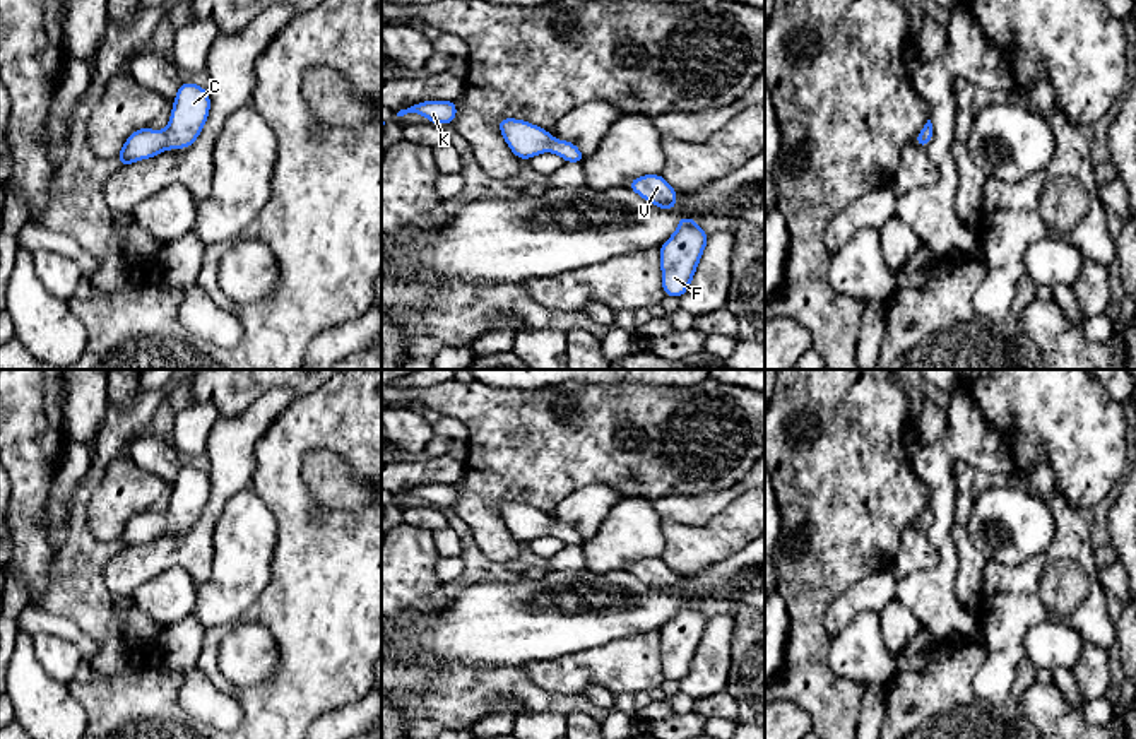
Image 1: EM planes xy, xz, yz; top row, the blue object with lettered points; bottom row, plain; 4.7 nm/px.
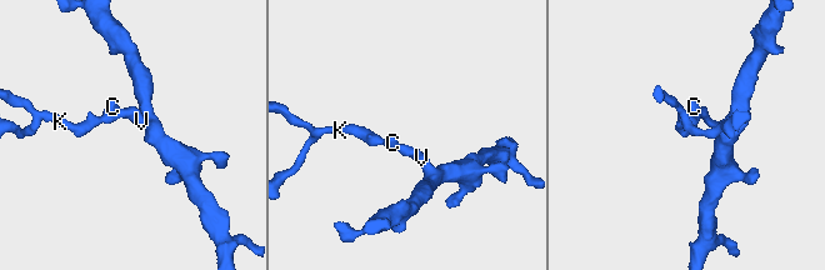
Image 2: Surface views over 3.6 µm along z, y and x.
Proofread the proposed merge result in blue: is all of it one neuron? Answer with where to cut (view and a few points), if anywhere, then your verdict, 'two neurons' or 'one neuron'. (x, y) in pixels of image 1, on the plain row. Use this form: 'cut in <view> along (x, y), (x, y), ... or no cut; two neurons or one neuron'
no cut; one neuron

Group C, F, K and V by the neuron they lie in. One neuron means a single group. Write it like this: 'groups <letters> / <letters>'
groups C F K V

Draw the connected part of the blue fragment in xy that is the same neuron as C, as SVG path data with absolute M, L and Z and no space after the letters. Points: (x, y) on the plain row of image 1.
M181 465L173 484L169 508L164 515L152 511L139 511L132 515L116 537L118 551L125 551L140 542L149 542L161 537L164 532L186 532L200 518L210 494L210 482L207 472Z

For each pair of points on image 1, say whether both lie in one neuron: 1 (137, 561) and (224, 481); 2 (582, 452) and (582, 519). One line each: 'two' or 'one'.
1: one
2: two

